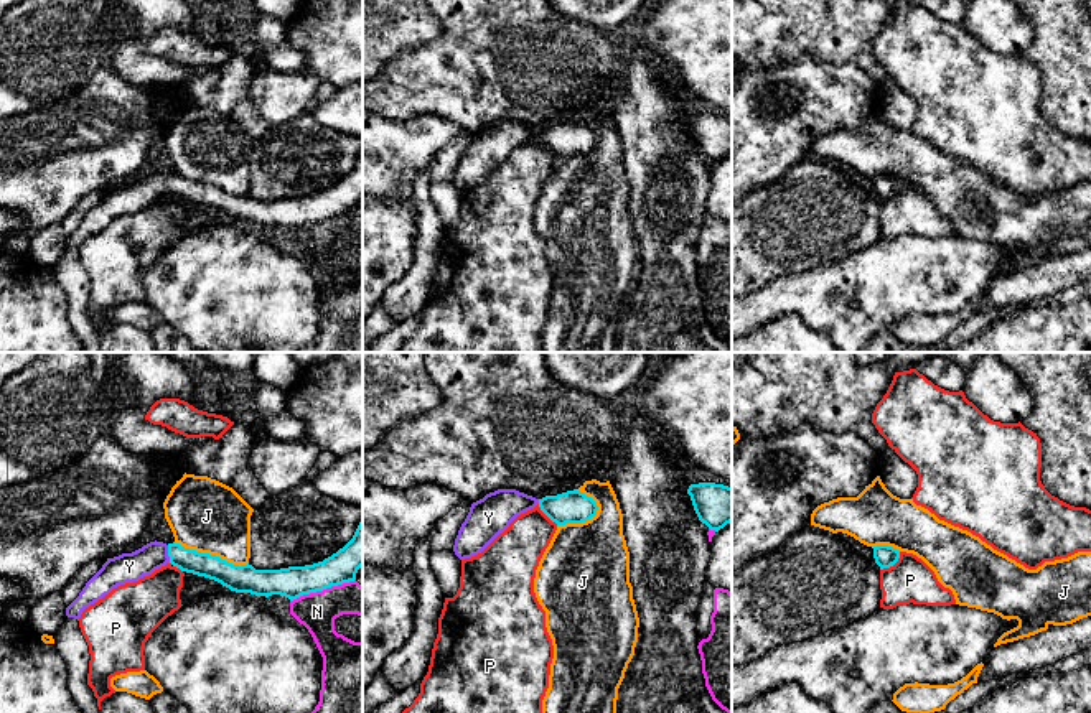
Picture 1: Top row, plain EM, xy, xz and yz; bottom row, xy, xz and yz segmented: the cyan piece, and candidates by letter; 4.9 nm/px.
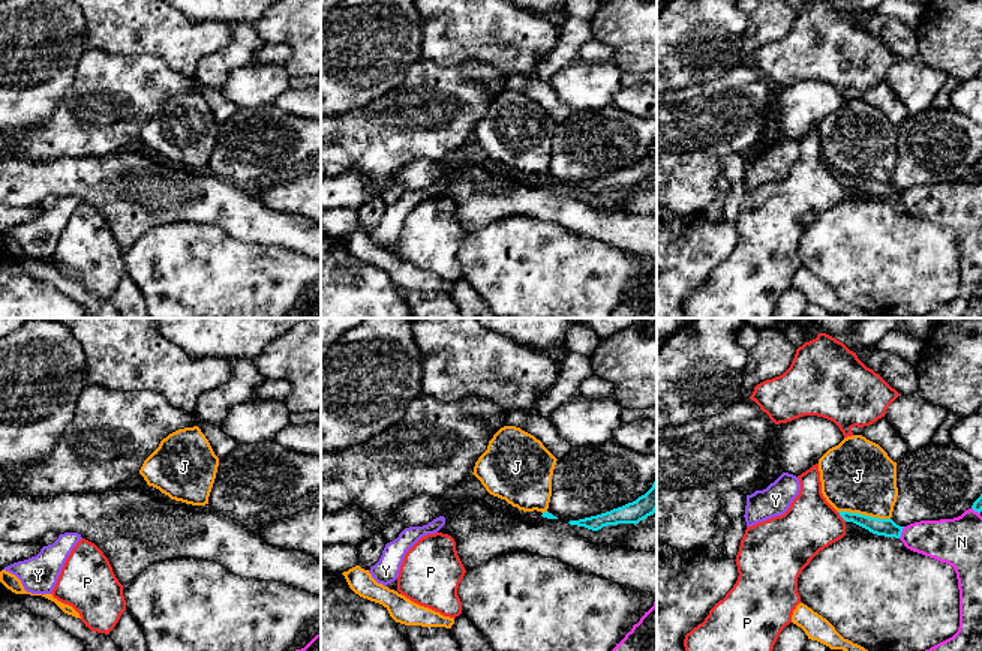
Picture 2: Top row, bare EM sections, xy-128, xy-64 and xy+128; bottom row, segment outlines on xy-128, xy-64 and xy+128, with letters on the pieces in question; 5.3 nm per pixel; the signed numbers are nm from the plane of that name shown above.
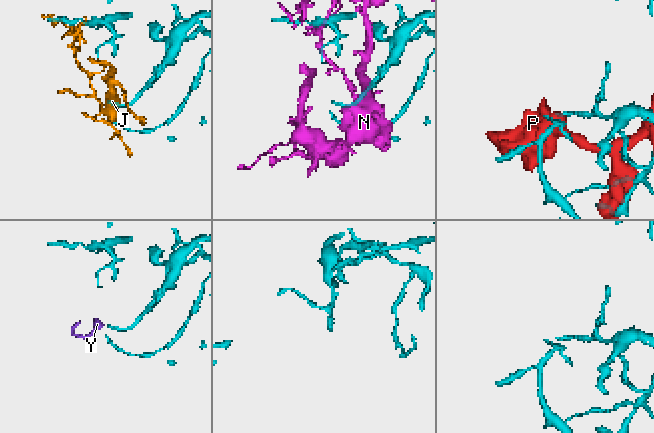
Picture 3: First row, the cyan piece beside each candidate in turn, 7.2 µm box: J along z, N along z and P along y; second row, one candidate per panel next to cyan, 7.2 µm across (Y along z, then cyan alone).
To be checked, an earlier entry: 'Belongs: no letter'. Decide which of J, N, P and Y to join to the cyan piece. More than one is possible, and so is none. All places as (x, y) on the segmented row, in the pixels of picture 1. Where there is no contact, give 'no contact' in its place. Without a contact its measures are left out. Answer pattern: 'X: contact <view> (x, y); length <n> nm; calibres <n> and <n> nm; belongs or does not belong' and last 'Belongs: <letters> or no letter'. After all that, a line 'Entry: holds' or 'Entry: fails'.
J: contact xy (211, 555); length 380 nm; calibres 140 and 360 nm; does not belong
N: contact xy (322, 590); length 340 nm; calibres 160 and 190 nm; does not belong
P: contact yz (892, 565); length 140 nm; calibres 110 and 220 nm; does not belong
Y: contact xy (168, 554); length 90 nm; calibres 120 and 140 nm; belongs
Belongs: Y
Entry: fails

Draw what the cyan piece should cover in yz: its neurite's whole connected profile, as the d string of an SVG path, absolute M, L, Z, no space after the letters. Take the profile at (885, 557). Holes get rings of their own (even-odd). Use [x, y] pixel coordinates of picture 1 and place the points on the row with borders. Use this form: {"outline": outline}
{"outline": "M877 545L873 547L873 558L880 570L890 568L898 562L900 550L888 545Z"}

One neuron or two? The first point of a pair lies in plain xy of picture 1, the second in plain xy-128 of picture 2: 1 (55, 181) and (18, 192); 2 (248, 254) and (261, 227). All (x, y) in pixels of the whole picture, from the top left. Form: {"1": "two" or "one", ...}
{"1": "two", "2": "two"}

